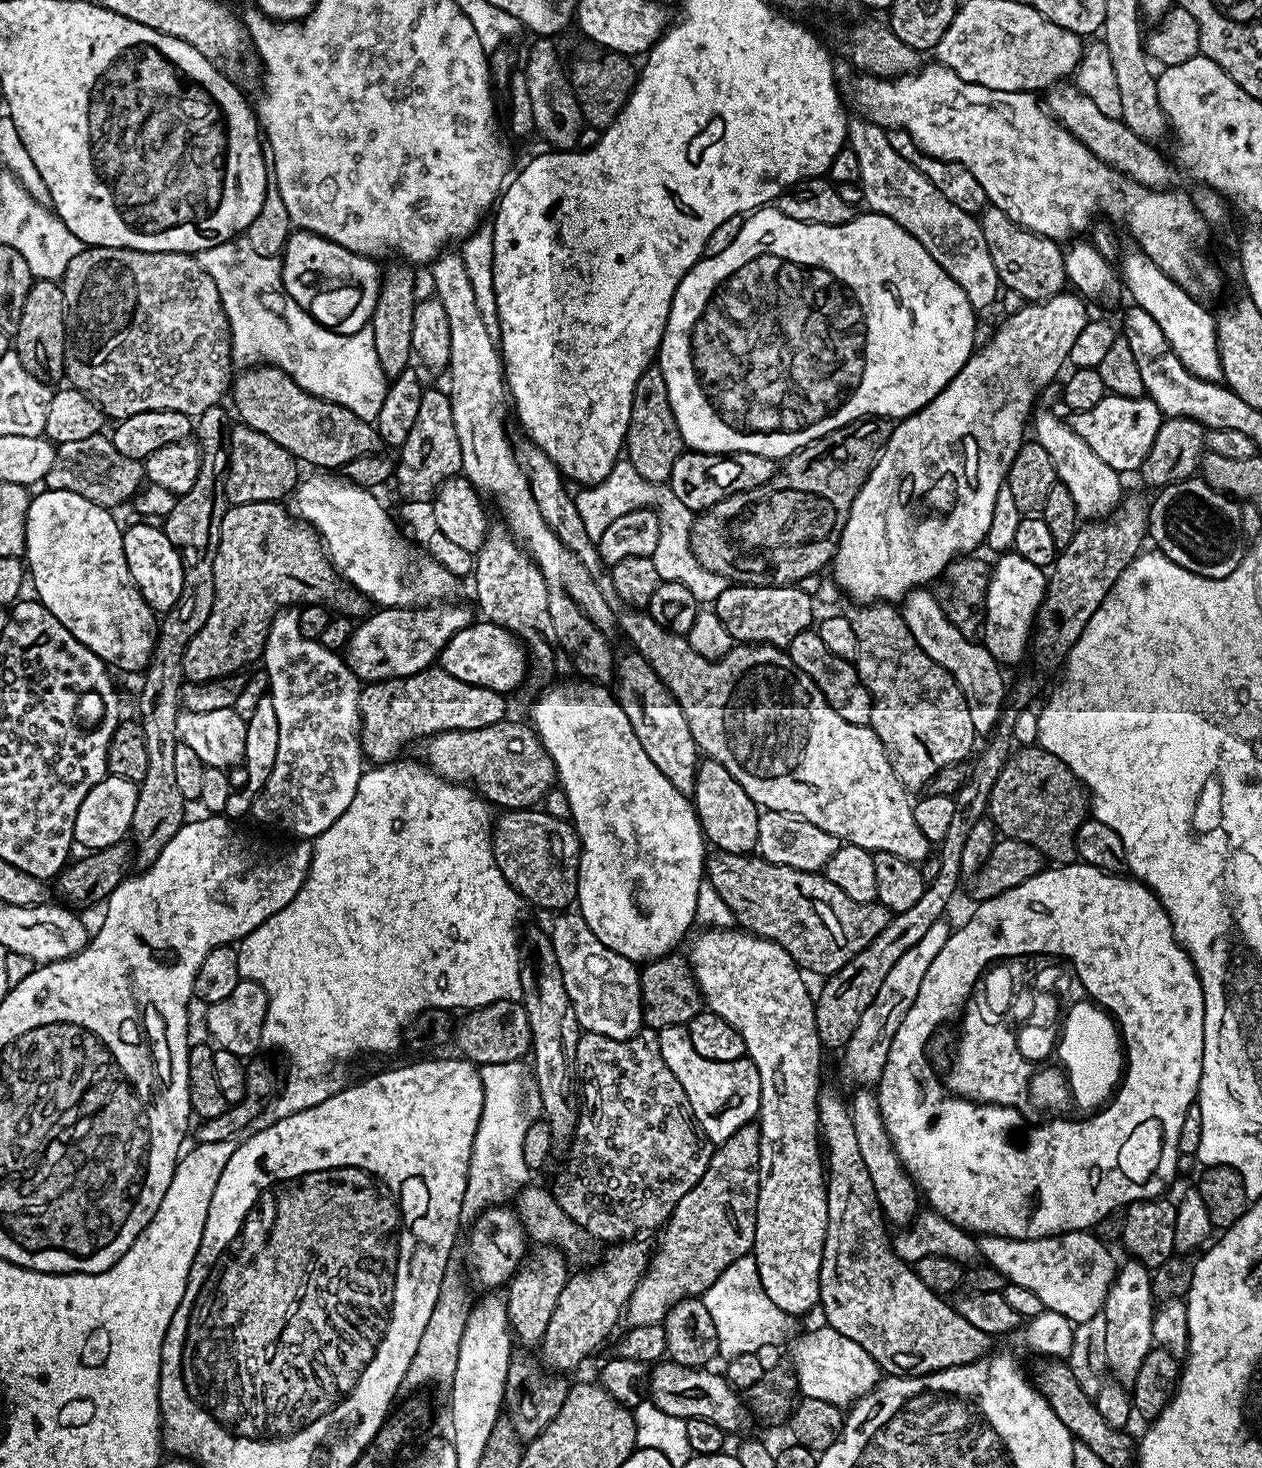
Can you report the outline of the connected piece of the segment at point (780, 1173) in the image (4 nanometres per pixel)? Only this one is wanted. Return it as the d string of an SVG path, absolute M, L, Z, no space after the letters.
M704 930L701 933L692 949L686 952L686 959L692 965L703 1003L707 1011L718 1014L718 1018L726 1018L726 1022L742 1034L747 1059L758 1070L760 1079L760 1189L751 1255L756 1259L767 1297L786 1315L799 1318L820 1303L822 1250L828 1221L828 1189L822 1165L822 1129L818 1114L822 1045L816 1025L816 1002L813 993L808 993L805 973L779 944L743 930Z

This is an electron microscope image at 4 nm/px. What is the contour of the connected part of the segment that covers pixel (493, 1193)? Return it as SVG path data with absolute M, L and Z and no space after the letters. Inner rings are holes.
M523 1061L506 1063L486 1063L479 1067L479 1080L482 1082L482 1115L478 1122L478 1130L475 1132L474 1146L468 1163L466 1174L466 1190L460 1207L460 1219L464 1222L471 1222L493 1207L497 1202L504 1202L508 1196L508 1188L515 1189L517 1186L524 1186L529 1183L530 1170L524 1161L522 1146L525 1142L525 1134L530 1122L530 1116L521 1112L522 1100L524 1098L524 1084L526 1082L526 1064Z

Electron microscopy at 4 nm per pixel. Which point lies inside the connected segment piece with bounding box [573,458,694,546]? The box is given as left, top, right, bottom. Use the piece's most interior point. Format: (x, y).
(623, 489)

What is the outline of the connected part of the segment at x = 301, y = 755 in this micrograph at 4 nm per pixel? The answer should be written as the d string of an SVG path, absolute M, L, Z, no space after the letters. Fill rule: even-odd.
M282 606L273 613L260 660L269 676L268 695L278 719L281 752L275 758L275 768L270 772L266 786L253 801L250 814L268 826L294 834L293 837L314 840L346 812L364 771L364 755L360 746L362 684L337 651L302 634L299 609L294 606Z

